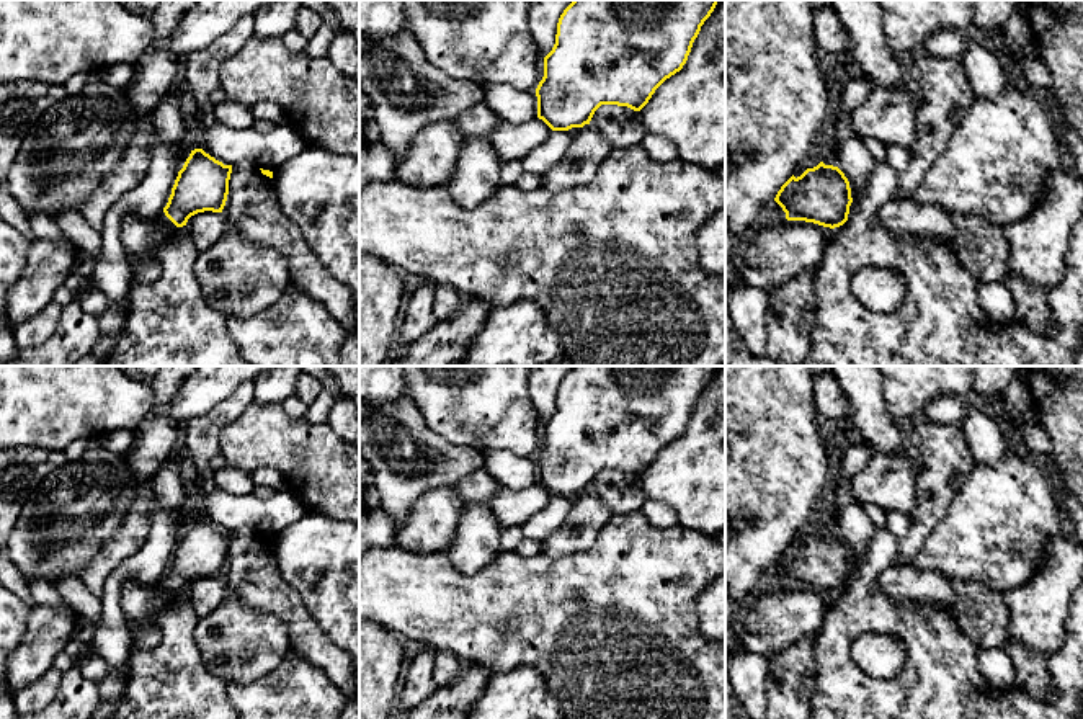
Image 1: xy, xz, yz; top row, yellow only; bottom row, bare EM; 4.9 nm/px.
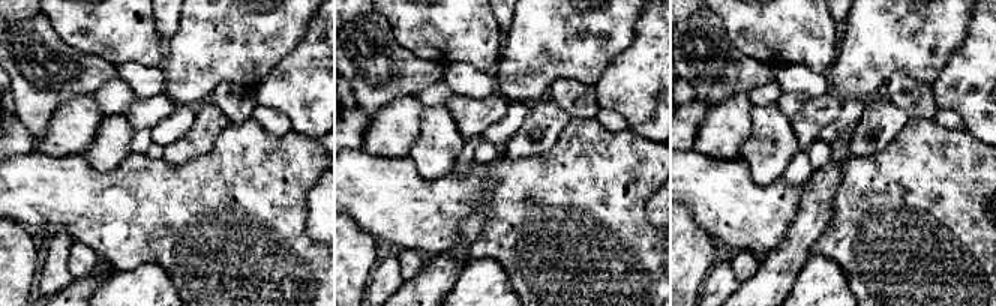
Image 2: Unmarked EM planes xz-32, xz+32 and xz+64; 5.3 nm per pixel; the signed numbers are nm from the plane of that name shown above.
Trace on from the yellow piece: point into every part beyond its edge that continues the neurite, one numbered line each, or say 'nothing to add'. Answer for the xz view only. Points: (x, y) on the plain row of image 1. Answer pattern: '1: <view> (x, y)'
1: xz (512, 507)

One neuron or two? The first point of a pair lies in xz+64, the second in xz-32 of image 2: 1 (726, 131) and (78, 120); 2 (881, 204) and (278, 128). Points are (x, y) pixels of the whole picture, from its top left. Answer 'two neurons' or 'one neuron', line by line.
1: one neuron
2: two neurons

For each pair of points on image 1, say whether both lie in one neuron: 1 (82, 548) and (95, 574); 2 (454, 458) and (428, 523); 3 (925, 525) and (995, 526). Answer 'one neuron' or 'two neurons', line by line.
1: two neurons
2: two neurons
3: two neurons

